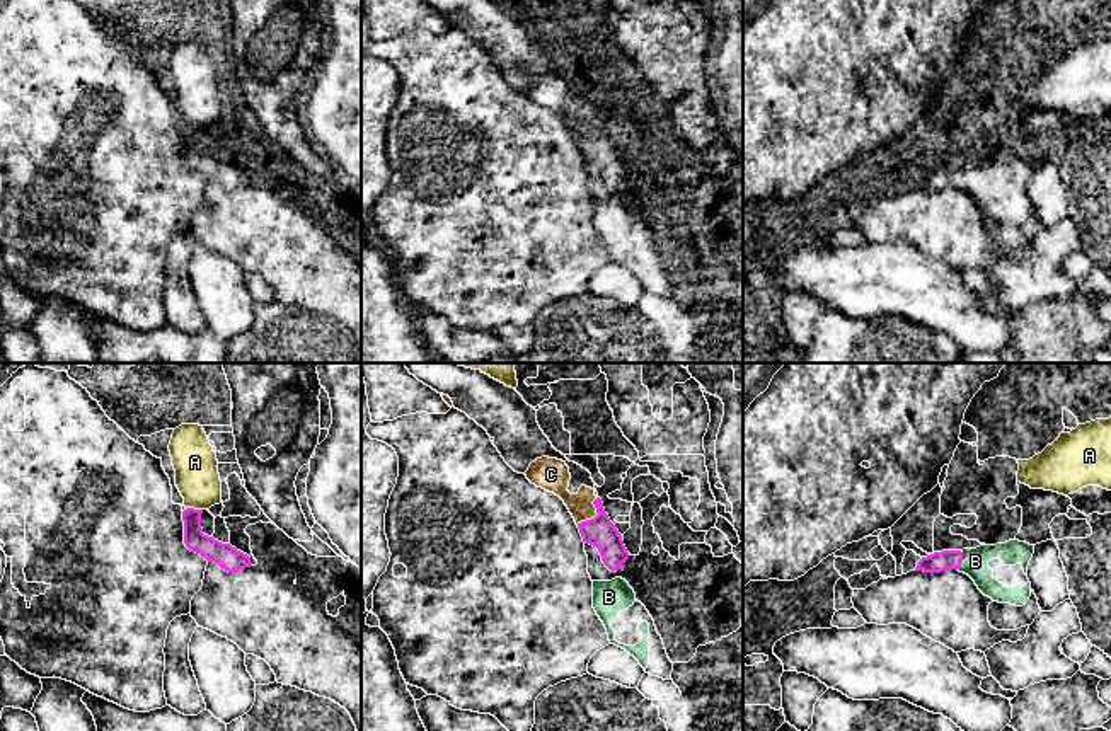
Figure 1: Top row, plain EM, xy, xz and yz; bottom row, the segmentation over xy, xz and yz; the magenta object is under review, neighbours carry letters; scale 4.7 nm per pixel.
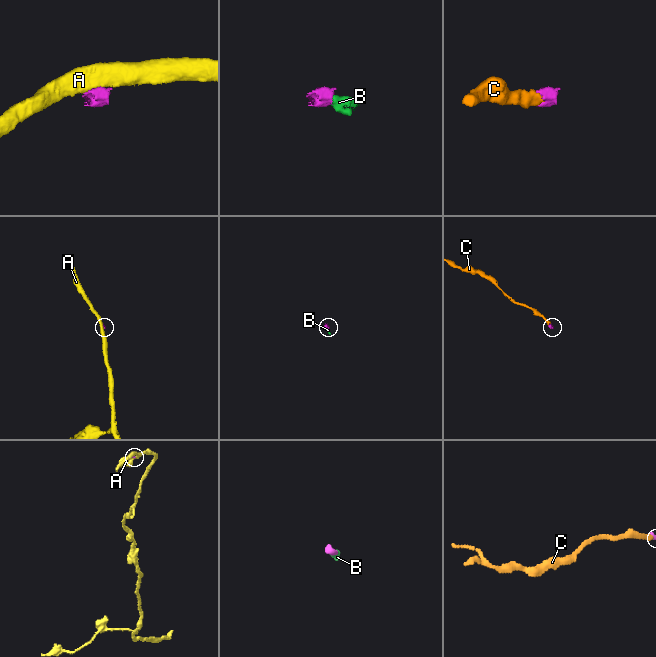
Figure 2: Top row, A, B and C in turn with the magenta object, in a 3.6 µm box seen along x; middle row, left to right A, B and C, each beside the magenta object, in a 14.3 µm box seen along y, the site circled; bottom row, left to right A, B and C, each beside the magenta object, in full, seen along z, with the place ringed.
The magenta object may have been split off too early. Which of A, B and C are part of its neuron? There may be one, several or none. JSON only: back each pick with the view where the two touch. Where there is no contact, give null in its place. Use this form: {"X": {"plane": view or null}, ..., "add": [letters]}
{"B": {"plane": "yz"}, "C": {"plane": "xz"}, "add": ["B", "C"]}

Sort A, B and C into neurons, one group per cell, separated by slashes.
A / B C

